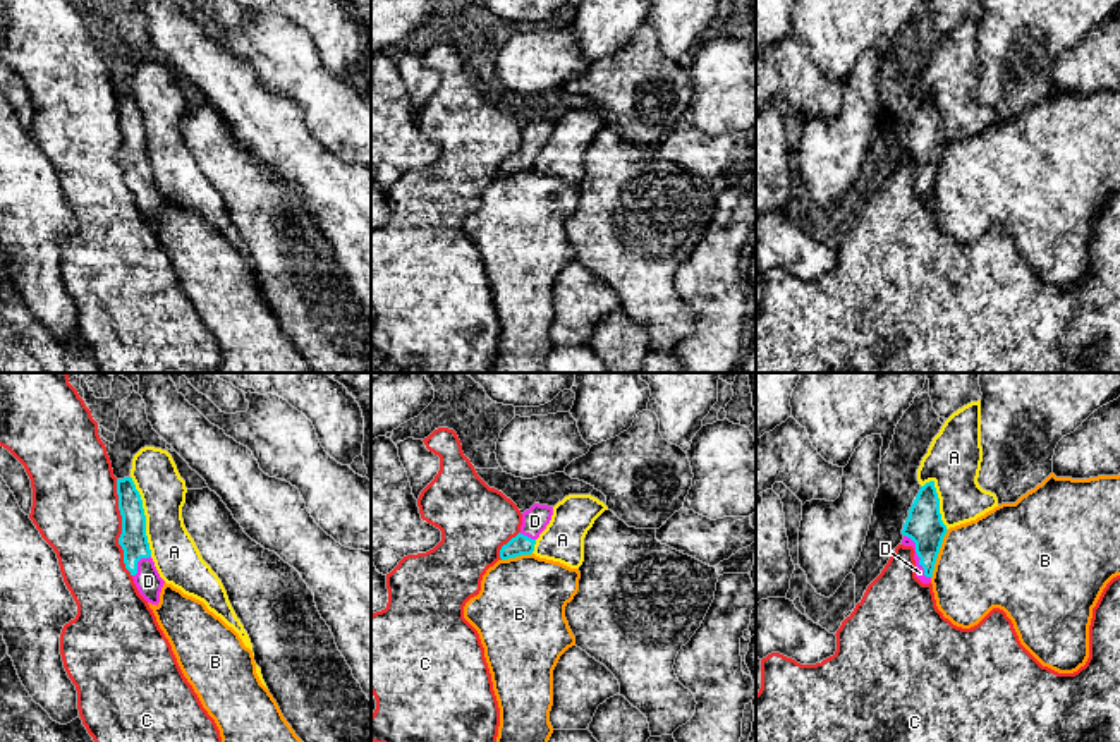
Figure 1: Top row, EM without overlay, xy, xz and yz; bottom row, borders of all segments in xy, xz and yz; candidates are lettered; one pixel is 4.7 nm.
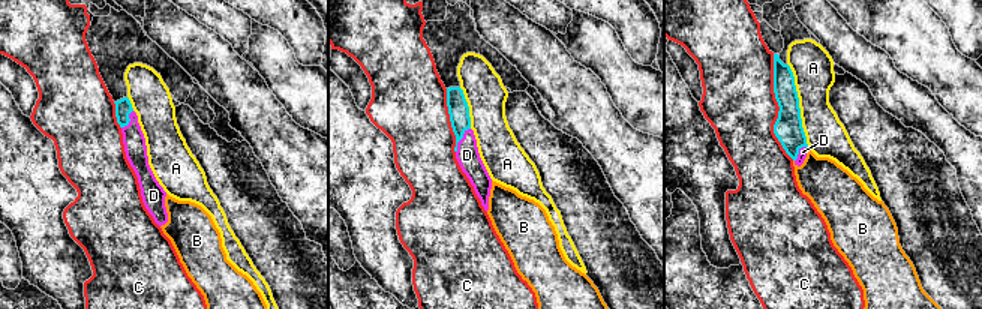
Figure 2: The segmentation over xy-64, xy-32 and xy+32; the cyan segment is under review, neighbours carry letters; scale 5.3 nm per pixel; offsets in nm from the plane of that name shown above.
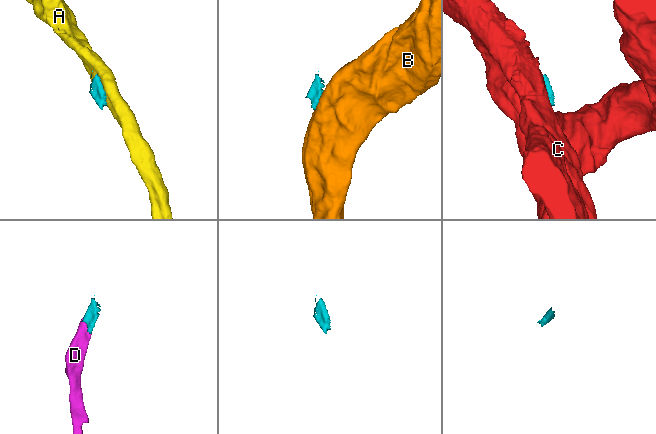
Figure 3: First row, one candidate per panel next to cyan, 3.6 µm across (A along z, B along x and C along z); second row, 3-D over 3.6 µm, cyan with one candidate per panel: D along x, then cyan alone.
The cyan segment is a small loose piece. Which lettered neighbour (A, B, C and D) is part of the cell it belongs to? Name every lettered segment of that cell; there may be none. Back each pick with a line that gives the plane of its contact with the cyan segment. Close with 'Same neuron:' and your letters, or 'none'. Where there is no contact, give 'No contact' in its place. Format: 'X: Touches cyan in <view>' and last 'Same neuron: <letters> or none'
D: Touches cyan in yz
Same neuron: D

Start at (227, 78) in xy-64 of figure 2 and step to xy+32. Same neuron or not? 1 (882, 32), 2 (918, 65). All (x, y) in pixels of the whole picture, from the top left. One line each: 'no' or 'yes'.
1: no
2: no

